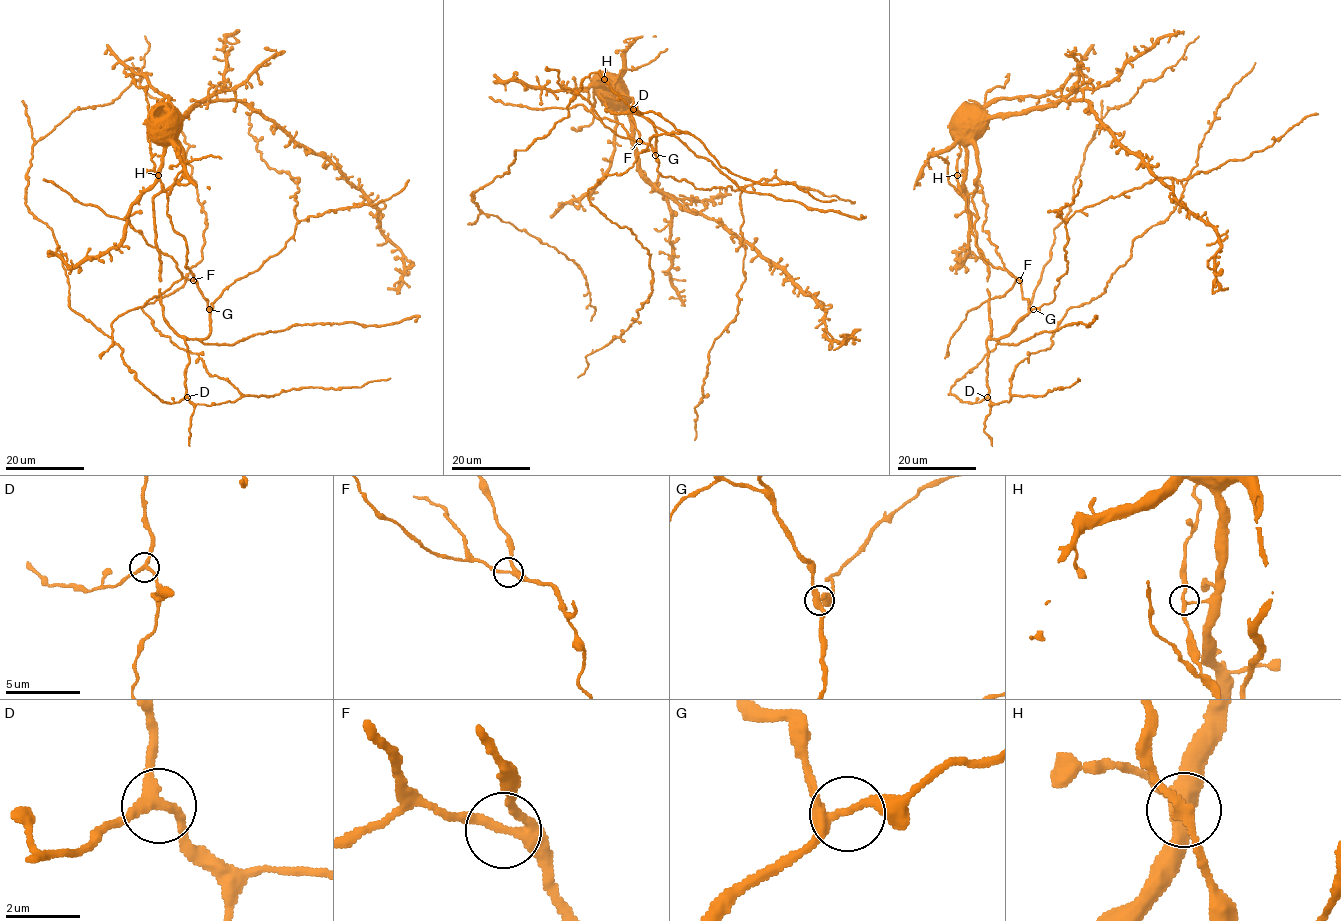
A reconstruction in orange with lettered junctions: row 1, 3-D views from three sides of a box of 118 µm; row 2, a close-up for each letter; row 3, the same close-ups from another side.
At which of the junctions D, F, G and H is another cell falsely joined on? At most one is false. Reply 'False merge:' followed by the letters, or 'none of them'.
False merge: none of them

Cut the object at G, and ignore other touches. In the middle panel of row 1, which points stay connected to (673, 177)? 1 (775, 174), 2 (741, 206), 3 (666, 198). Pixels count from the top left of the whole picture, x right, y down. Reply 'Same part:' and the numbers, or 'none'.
Same part: 1, 2

